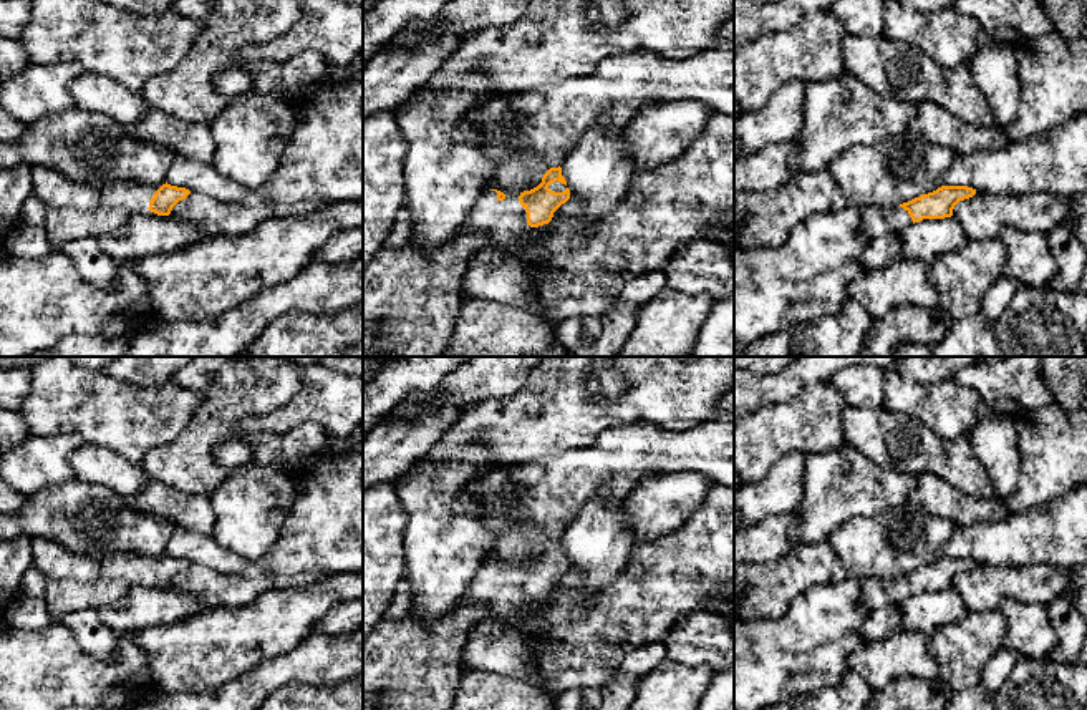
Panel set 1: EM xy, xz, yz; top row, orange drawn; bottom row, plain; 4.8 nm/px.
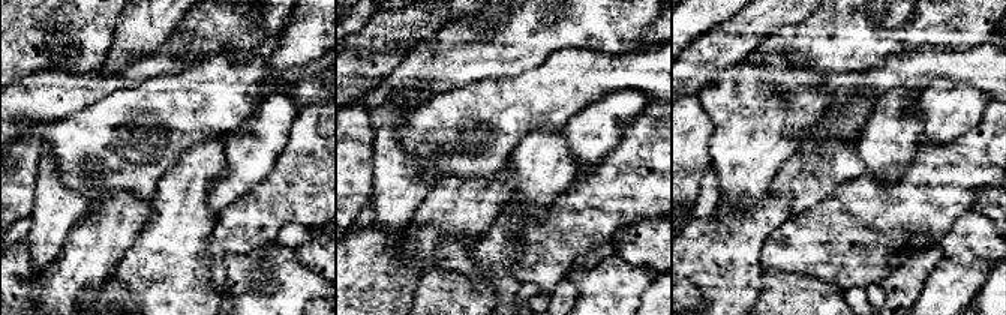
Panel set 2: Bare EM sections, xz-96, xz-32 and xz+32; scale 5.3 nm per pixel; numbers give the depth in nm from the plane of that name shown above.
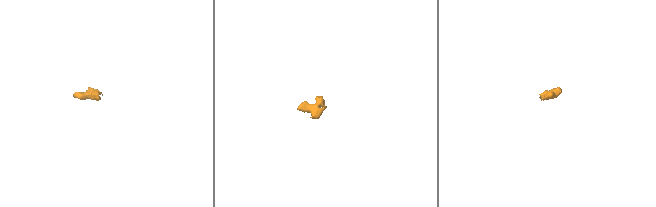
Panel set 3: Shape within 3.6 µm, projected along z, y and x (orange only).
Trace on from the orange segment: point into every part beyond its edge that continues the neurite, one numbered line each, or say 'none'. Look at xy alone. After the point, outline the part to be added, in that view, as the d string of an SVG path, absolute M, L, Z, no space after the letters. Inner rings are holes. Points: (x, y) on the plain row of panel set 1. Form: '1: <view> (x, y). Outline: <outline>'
1: xy (131, 566). Outline: M113 554L99 561L104 574L124 574L136 579L143 571L151 571L156 562L141 556Z

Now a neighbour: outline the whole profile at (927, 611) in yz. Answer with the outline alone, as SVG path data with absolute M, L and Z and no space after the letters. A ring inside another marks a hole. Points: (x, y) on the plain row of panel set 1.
M951 587L944 591L923 591L900 604L903 627L933 634L938 627L954 624L968 612L961 594Z

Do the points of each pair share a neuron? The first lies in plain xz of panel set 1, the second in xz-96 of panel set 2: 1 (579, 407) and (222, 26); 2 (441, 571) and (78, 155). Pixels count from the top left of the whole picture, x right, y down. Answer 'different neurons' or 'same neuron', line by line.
1: same neuron
2: different neurons

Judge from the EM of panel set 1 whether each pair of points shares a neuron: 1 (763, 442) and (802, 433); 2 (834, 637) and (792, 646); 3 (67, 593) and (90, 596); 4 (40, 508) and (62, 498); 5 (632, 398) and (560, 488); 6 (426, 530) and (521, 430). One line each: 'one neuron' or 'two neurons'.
1: one neuron
2: one neuron
3: one neuron
4: one neuron
5: two neurons
6: two neurons

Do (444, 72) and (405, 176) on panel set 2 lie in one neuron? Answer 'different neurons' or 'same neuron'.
different neurons

